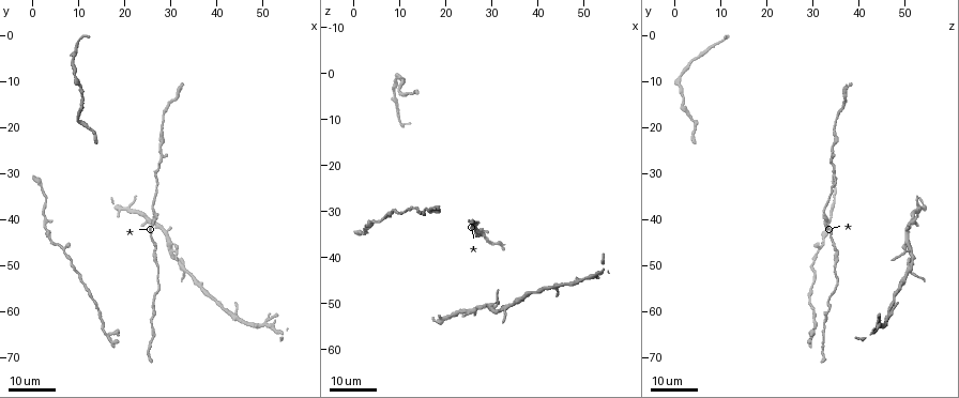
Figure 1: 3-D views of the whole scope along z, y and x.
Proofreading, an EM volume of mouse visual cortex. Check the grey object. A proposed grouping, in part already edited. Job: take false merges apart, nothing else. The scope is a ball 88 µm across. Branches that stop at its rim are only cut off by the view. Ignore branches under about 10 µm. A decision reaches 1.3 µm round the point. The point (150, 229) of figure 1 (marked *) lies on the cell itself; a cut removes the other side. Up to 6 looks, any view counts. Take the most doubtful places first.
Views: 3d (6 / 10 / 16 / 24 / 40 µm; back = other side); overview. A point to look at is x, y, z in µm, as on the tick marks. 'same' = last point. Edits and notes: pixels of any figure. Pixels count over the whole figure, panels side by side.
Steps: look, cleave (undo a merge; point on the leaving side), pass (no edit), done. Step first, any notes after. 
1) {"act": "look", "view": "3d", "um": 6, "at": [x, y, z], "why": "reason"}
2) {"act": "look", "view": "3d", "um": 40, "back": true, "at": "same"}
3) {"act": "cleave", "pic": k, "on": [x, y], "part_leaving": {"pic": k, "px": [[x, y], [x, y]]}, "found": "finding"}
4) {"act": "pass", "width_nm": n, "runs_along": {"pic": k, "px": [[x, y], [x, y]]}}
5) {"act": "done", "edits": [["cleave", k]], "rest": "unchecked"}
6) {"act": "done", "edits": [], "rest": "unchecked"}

{"act": "look", "view": "3d", "um": 24, "at": [29.5, 47.5, 52.0], "why": "two arms in line, one across"}

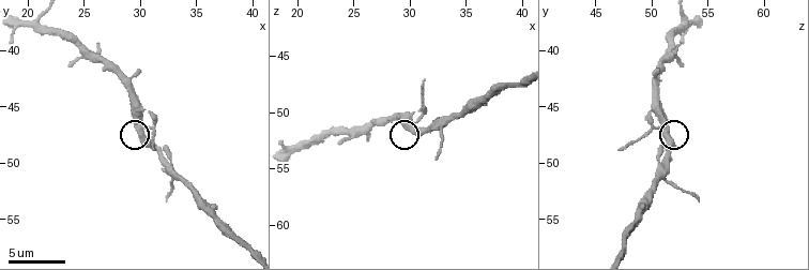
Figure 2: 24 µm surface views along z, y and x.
{"act": "look", "view": "3d", "um": 10, "at": [30.0, 47.0, 51.6]}

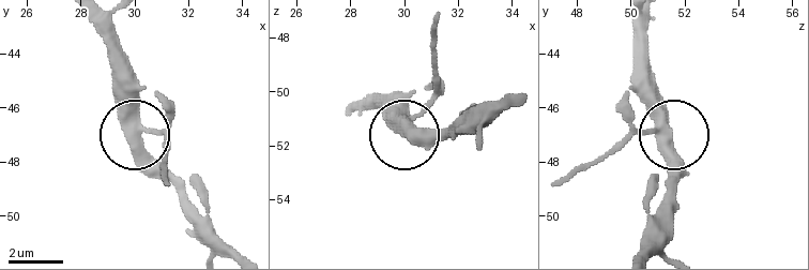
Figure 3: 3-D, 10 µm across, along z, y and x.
{"act": "look", "view": "3d", "um": 6, "at": [29.9, 47.0, 51.3], "why": "zoom in"}

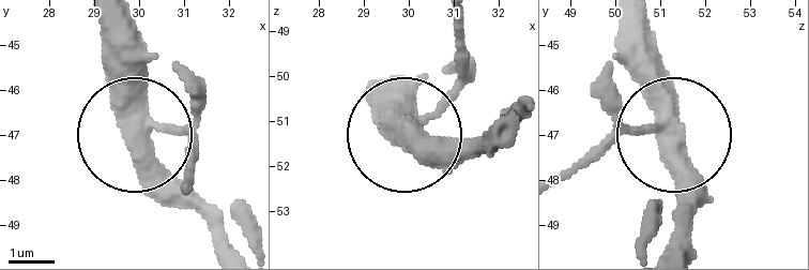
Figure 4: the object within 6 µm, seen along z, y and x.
{"act": "pass", "side_arm_um": 20, "found": "continuous, no second cell"}

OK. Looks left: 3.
{"act": "look", "view": "3d", "um": 16, "at": [26.0, 61.0, 32.5], "why": "thick turns thin"}

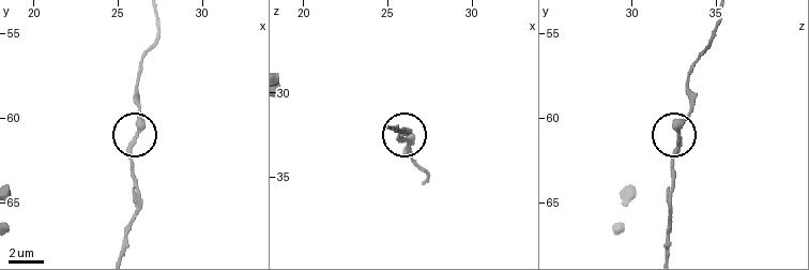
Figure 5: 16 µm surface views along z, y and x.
{"act": "look", "view": "3d", "um": 10, "at": [26.1, 60.9, 32.7]}

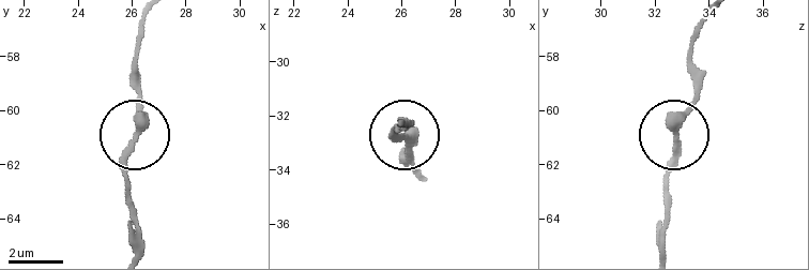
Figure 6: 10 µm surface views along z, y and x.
{"act": "pass", "arms": 3, "runs_along": {"pic": 6, "px": [[704, 21], [692, 49], [692, 104], [672, 138], [666, 212]]}, "found": "one cell here"}

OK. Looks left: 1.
{"act": "done", "edits": [], "rest": "unchecked"}

